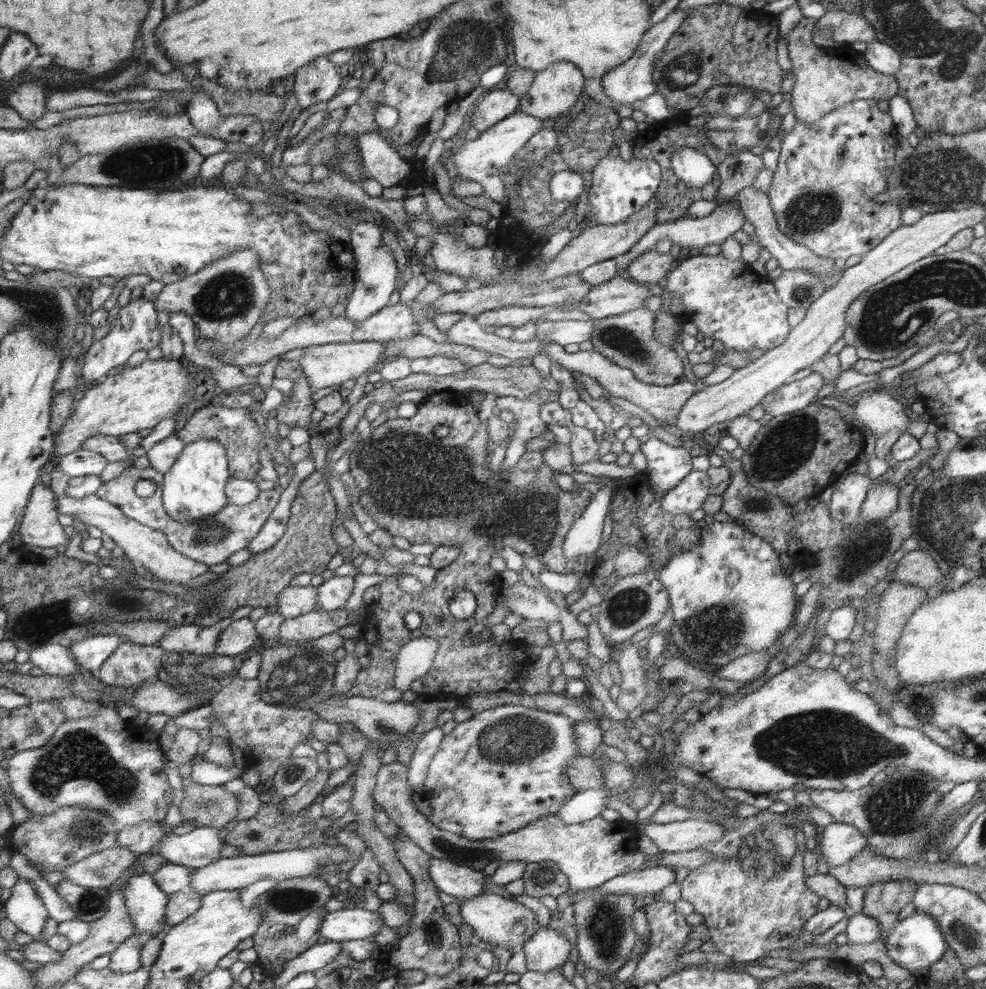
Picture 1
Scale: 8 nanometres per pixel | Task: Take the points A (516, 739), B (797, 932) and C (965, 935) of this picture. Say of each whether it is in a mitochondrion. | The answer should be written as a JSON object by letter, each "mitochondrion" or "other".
{"A":"mitochondrion","B":"other","C":"mitochondrion"}

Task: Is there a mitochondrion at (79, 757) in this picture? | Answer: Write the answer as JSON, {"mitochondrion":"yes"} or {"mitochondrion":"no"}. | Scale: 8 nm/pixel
{"mitochondrion":"yes"}

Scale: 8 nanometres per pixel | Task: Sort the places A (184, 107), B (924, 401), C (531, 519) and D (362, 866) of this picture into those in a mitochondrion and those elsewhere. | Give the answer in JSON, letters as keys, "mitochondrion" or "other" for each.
{"A":"other","B":"other","C":"mitochondrion","D":"other"}

